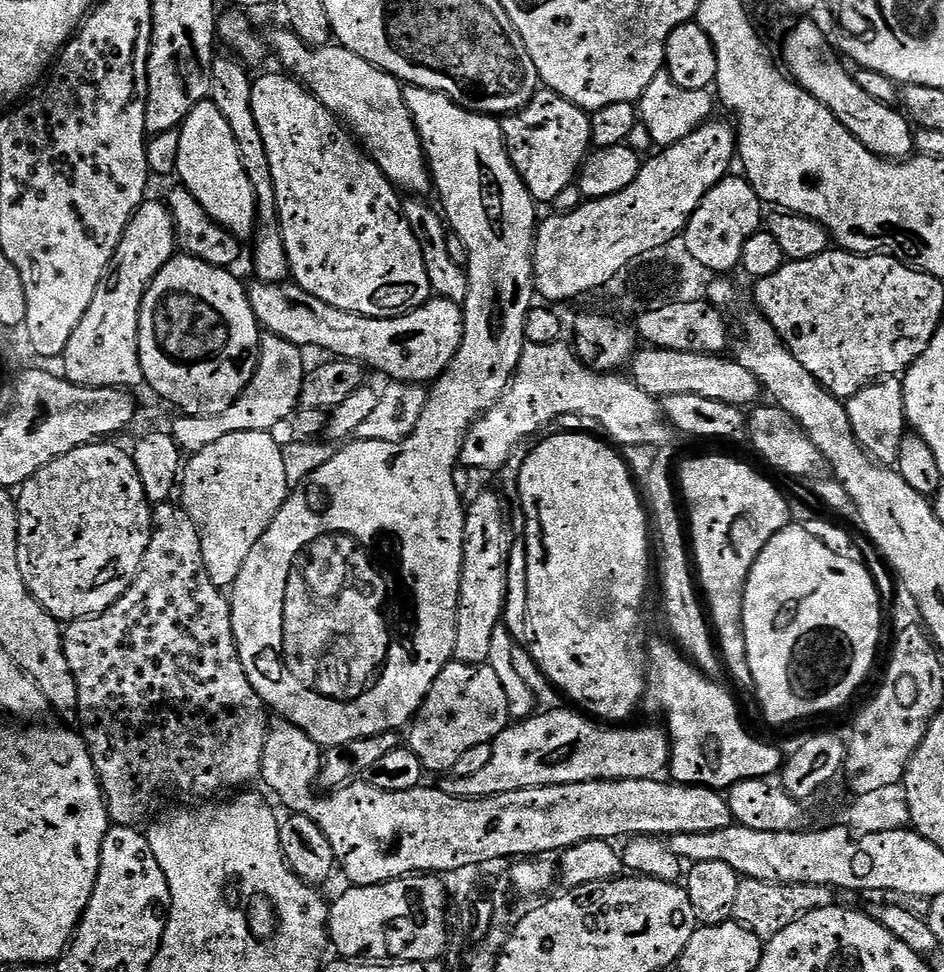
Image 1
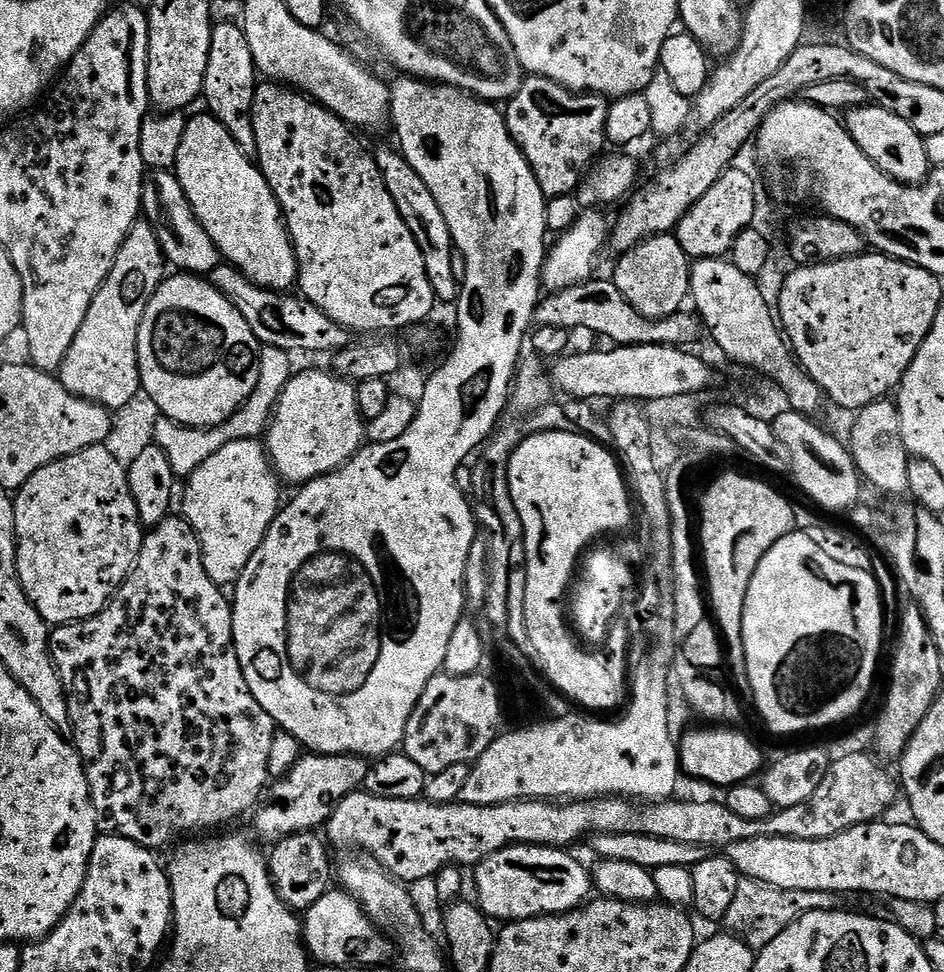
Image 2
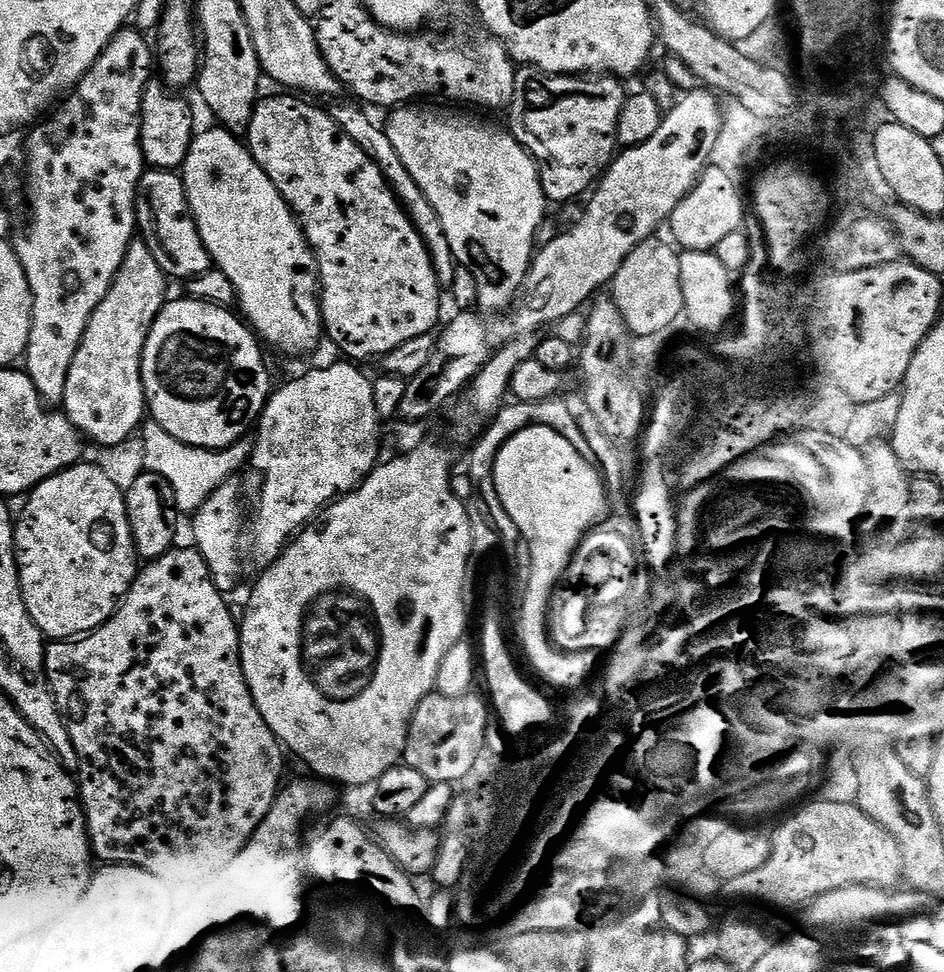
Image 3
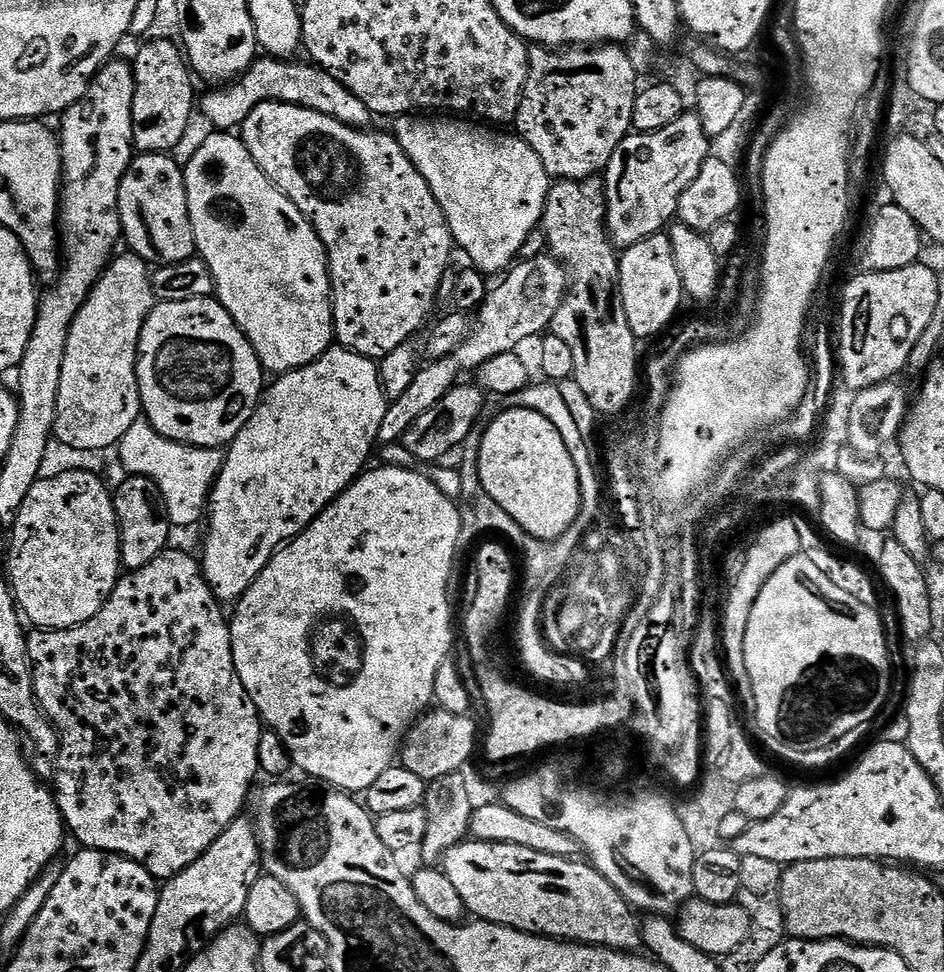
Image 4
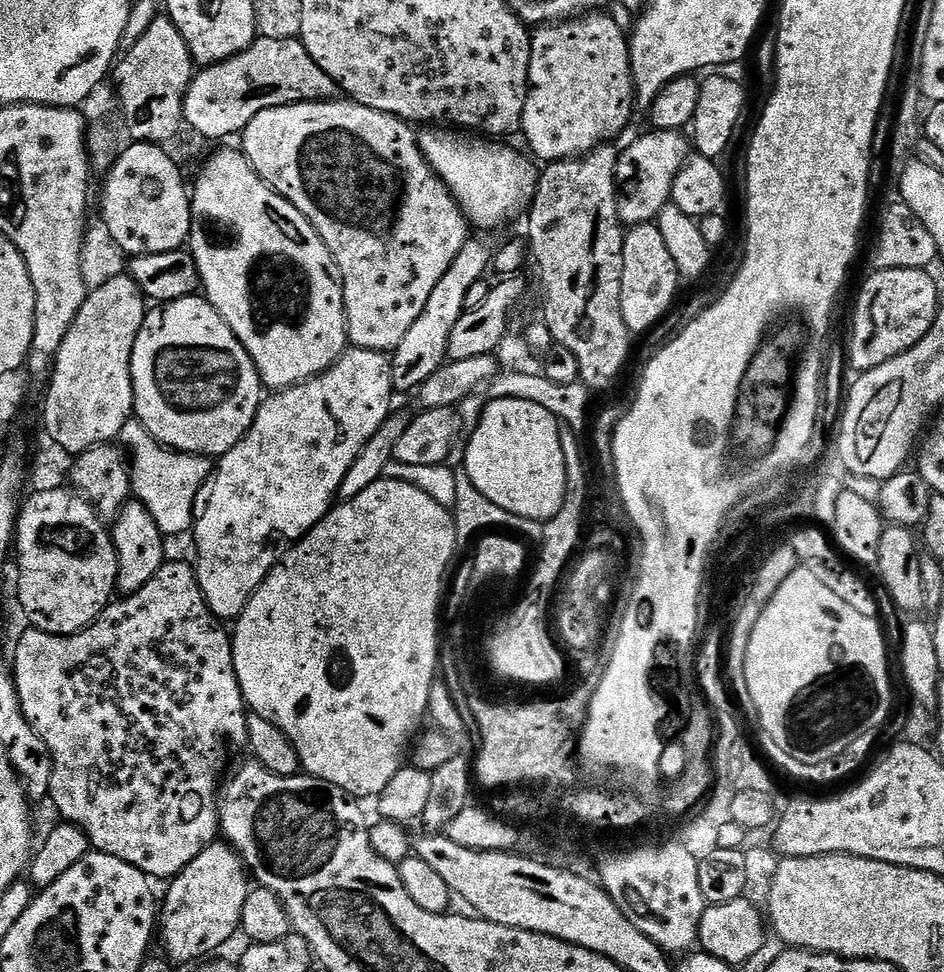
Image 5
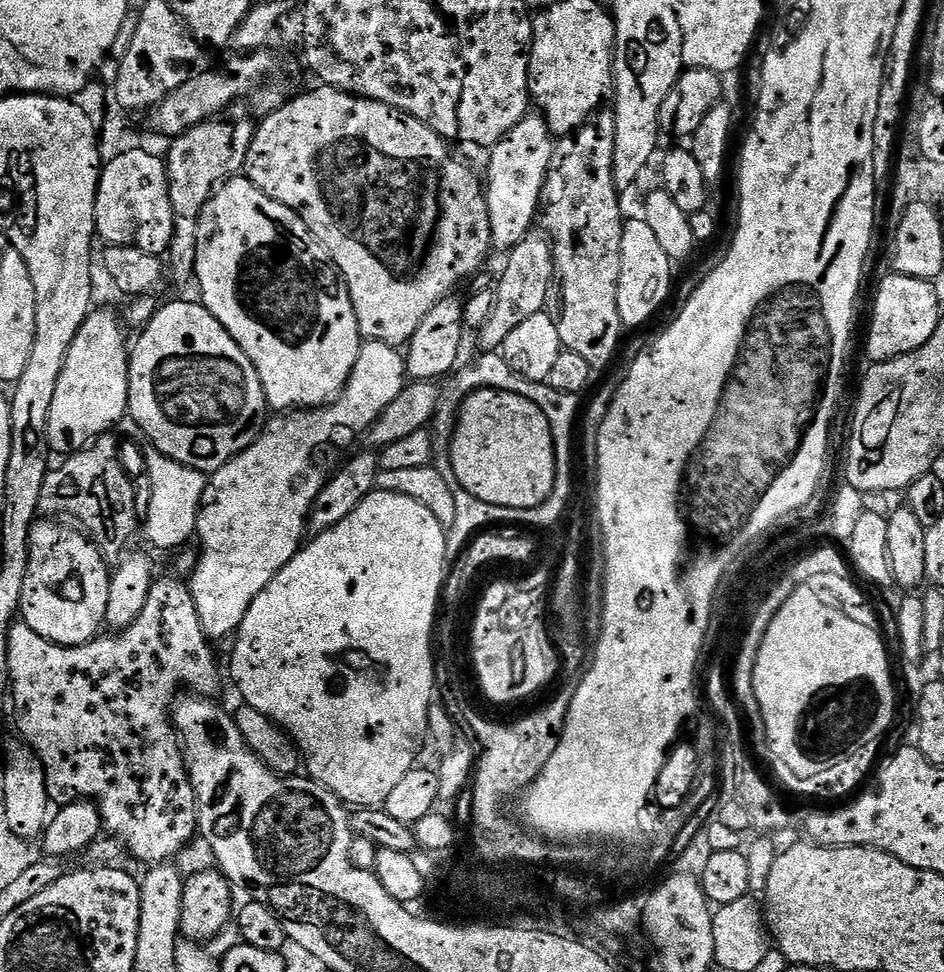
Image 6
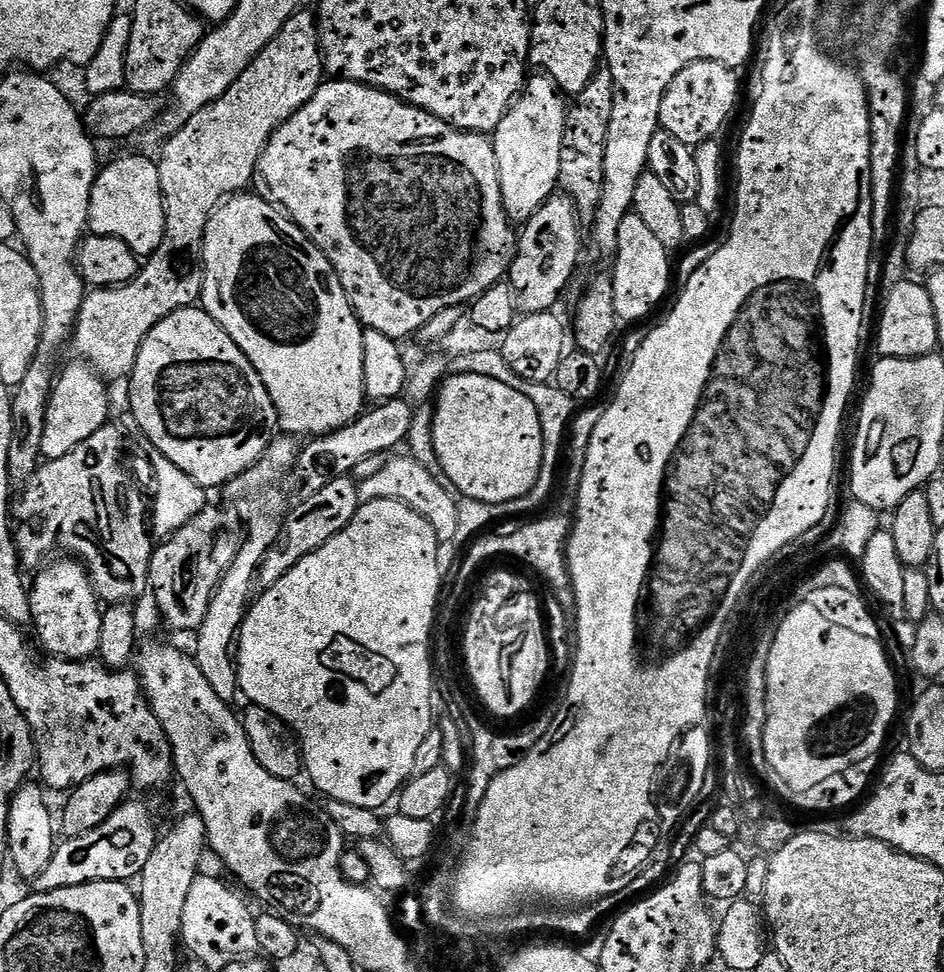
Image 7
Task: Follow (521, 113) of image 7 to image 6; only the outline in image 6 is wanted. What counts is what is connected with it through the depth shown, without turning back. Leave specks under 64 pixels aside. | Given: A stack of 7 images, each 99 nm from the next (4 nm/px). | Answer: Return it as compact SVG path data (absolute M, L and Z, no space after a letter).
M529 114L524 117L522 122L518 122L518 126L514 126L514 130L510 130L510 134L506 134L506 138L502 138L495 148L491 149L489 156L492 157L488 160L488 180L486 176L486 195L488 197L488 217L490 218L493 249L510 250L514 246L518 246L518 242L522 242L522 238L526 238L529 232L533 231L535 224L532 223L535 220L537 223L538 213L542 208L540 195L544 192L544 183L553 147L554 137L543 116Z

